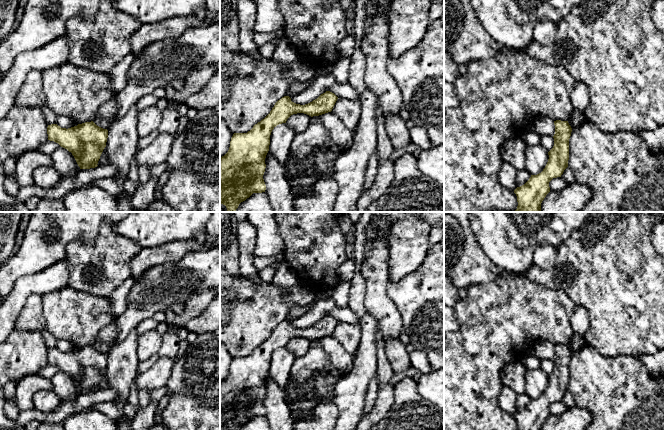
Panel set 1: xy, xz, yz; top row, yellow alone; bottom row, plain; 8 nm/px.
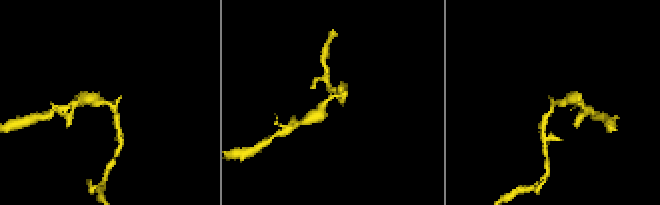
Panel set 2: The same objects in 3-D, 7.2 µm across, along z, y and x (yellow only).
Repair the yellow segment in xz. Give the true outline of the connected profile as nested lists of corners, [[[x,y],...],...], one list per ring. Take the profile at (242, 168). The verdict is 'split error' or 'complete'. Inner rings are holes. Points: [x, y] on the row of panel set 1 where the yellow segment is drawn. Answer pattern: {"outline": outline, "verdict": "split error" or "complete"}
{"outline": [[[326,91],[312,102],[300,105],[291,101],[289,96],[278,100],[270,113],[255,124],[247,133],[234,133],[228,152],[220,157],[220,204],[226,206],[228,212],[235,212],[239,204],[253,193],[262,193],[266,190],[263,179],[266,164],[265,158],[269,151],[270,135],[279,124],[286,123],[287,119],[297,113],[304,113],[311,117],[331,112],[338,97]]], "verdict": "complete"}

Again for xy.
{"outline": [[[93,121],[68,129],[51,124],[47,127],[47,134],[48,140],[72,153],[80,169],[98,166],[108,138],[108,130],[97,126]]], "verdict": "complete"}

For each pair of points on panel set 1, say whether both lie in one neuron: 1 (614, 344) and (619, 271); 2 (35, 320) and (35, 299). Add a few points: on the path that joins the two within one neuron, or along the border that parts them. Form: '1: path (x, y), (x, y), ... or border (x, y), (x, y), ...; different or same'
1: path (619, 326), (619, 289); same
2: path (35, 315), (35, 304); same

